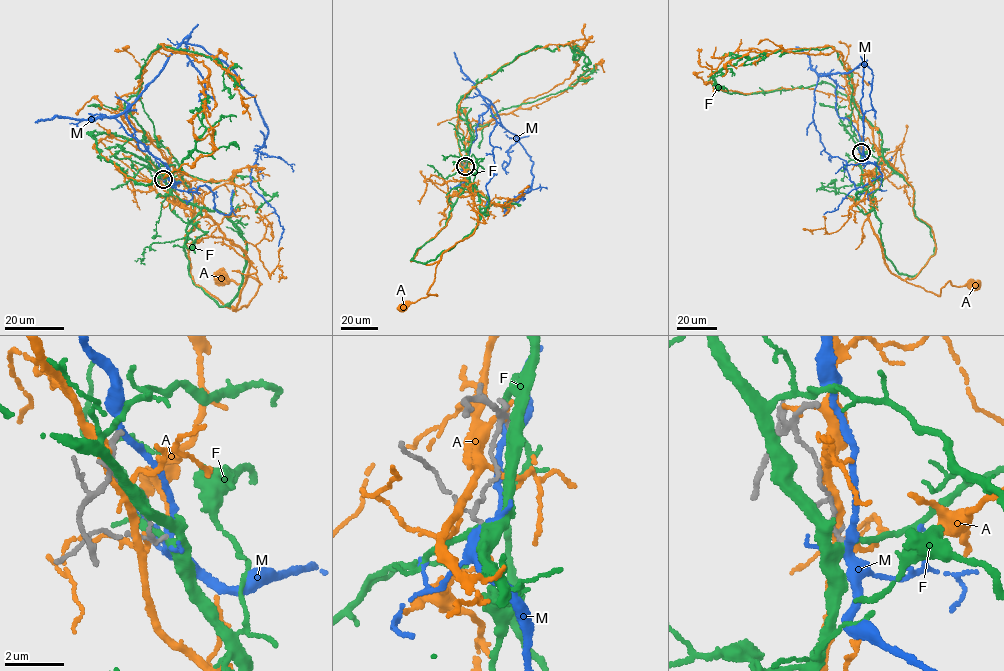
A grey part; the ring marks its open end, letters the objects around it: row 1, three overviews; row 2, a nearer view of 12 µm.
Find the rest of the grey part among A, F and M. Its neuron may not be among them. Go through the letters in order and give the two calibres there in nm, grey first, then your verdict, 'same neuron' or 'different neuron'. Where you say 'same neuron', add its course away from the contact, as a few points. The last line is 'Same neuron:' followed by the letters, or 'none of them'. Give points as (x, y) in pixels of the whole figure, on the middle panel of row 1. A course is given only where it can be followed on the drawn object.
A: calibres 110 and 200 nm; different neuron
F: calibres 100 and 240 nm; same neuron; course (465, 166), (460, 192), (457, 102), (536, 46), (567, 44), (577, 59), (573, 43)
M: calibres 100 and 260 nm; different neuron
Same neuron: F

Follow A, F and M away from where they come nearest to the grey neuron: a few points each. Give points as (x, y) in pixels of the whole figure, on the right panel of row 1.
A: (861, 150), (860, 180), (870, 201), (868, 217), (888, 270), (939, 295), (949, 281), (952, 286), (976, 285)
F: (861, 152), (888, 164), (878, 129), (835, 87), (730, 94), (712, 76), (741, 56), (724, 53)
M: (861, 152), (858, 133), (837, 112), (836, 82), (824, 75), (862, 63), (863, 154), (882, 175), (824, 214)

